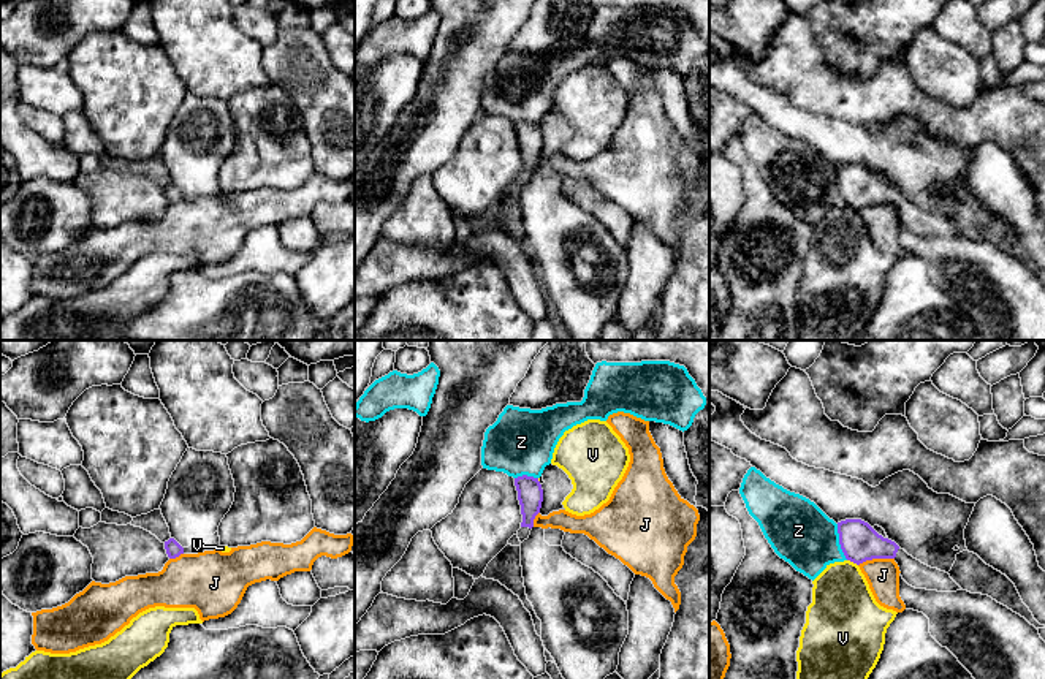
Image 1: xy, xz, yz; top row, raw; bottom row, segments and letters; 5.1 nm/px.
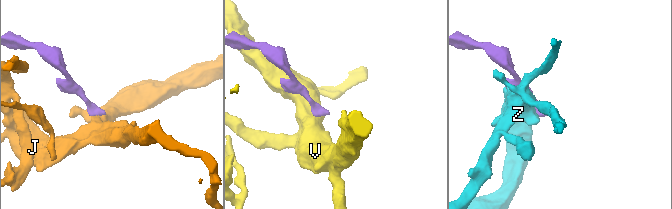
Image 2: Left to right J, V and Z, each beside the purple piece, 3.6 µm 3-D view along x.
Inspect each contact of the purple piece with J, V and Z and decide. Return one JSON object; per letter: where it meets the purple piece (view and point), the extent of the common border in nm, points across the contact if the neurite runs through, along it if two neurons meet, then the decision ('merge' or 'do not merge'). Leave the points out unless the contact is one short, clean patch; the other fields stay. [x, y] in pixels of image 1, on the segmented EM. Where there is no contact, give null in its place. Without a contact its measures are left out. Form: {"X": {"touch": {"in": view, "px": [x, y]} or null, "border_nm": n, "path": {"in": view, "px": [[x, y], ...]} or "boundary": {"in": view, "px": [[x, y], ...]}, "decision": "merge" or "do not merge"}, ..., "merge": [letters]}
{"J": {"touch": {"in": "yz", "px": [876, 557]}, "border_nm": 190, "boundary": {"in": "yz", "px": [[893, 557], [873, 557], [858, 565]]}, "decision": "do not merge"}, "V": {"touch": {"in": "yz", "px": [852, 561]}, "border_nm": 70, "boundary": {"in": "yz", "px": [[847, 559], [857, 565]]}, "decision": "do not merge"}, "Z": {"touch": {"in": "yz", "px": [839, 542]}, "border_nm": 190, "decision": "do not merge"}, "merge": []}

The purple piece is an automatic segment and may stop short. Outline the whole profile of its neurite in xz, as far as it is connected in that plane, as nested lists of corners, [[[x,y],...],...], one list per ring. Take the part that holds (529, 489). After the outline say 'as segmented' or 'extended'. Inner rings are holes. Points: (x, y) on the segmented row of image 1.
[[[518,476],[515,478],[515,486],[518,491],[518,500],[521,505],[522,522],[521,529],[518,530],[518,538],[522,543],[529,538],[530,530],[534,527],[534,519],[540,513],[542,502],[543,502],[543,489],[538,478],[534,476]]] | extended

